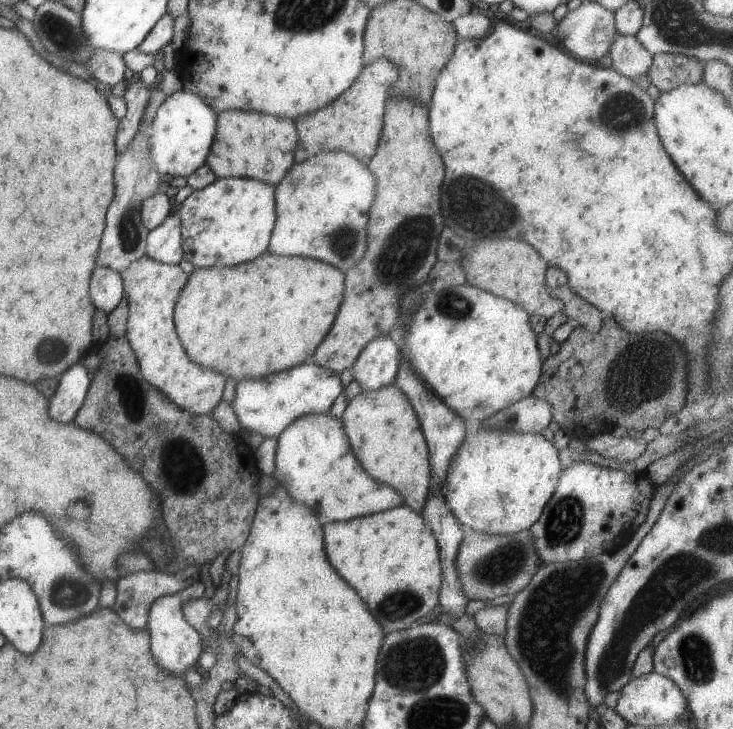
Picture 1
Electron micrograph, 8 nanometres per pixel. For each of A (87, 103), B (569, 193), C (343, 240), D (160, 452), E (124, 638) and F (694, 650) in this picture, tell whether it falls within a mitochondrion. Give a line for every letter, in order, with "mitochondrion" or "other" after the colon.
A: other
B: other
C: mitochondrion
D: other
E: other
F: mitochondrion

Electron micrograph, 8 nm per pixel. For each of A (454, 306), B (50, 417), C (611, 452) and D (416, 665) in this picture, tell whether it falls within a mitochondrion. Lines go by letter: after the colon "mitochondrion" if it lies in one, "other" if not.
A: mitochondrion
B: other
C: other
D: mitochondrion

